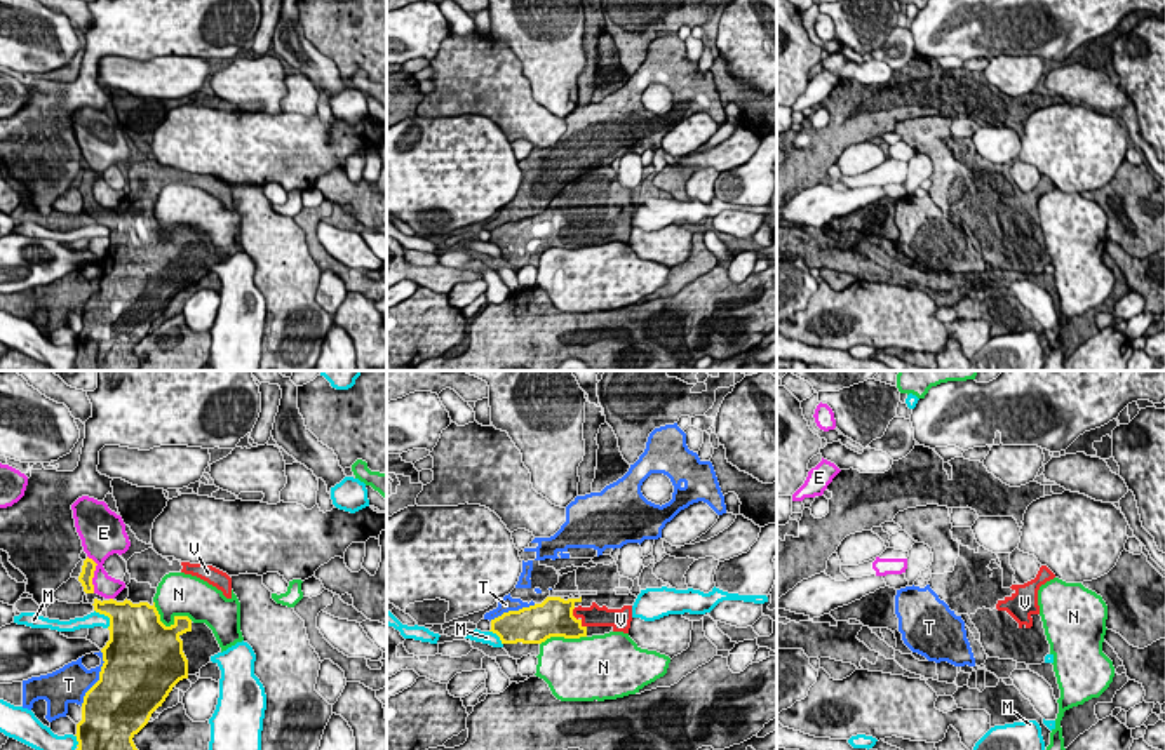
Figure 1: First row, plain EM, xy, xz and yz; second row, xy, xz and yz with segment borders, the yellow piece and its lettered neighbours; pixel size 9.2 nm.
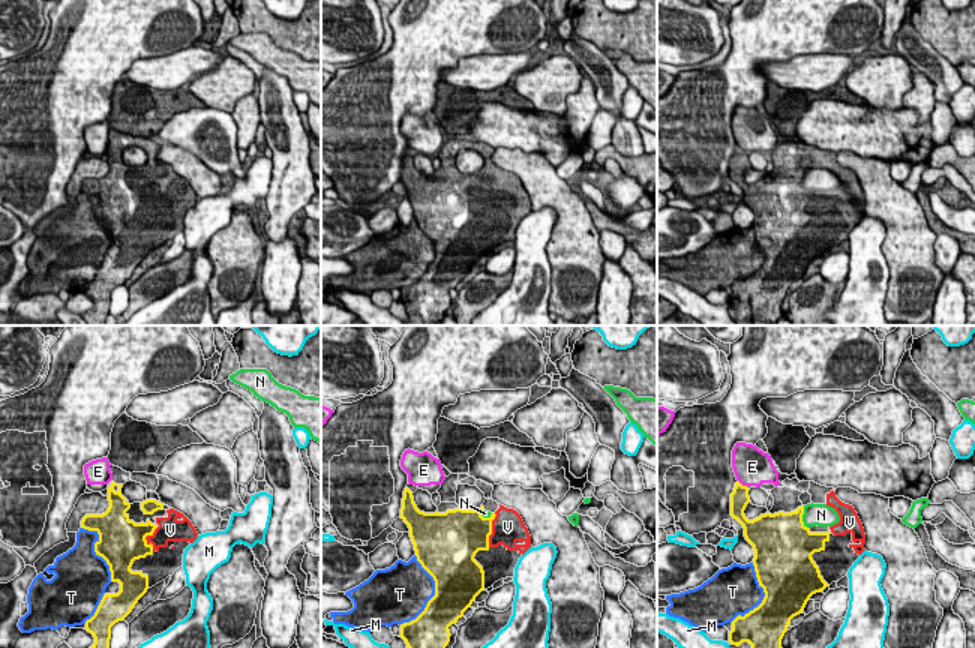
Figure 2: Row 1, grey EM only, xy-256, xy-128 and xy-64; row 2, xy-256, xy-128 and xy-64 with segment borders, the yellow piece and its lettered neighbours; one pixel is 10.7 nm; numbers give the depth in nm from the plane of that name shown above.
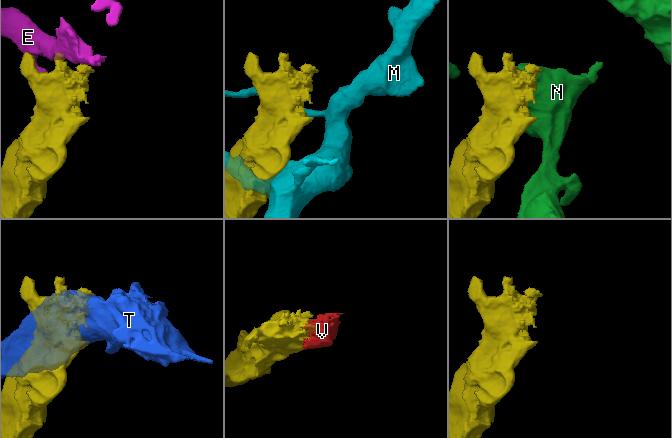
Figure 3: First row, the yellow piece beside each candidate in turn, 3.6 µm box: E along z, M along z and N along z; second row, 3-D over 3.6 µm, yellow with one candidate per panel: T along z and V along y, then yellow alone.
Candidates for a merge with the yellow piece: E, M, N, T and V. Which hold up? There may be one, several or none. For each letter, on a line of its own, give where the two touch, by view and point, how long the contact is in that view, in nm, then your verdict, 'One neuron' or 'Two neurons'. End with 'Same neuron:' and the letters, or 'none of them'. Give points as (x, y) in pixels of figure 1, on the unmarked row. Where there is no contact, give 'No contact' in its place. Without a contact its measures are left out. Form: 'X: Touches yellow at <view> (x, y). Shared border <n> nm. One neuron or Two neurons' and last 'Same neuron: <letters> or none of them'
E: Touches yellow at xy (93, 185). Shared border 360 nm. Two neurons
M: Touches yellow at xy (107, 225). Shared border 220 nm. Two neurons
N: Touches yellow at xy (168, 237). Shared border 400 nm. Two neurons
T: Touches yellow at xy (100, 289). Shared border 550 nm. Two neurons
V: Touches yellow at xz (572, 225). Shared border 130 nm. One neuron
Same neuron: V

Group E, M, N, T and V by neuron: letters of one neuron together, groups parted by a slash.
E / M / N / T / V

